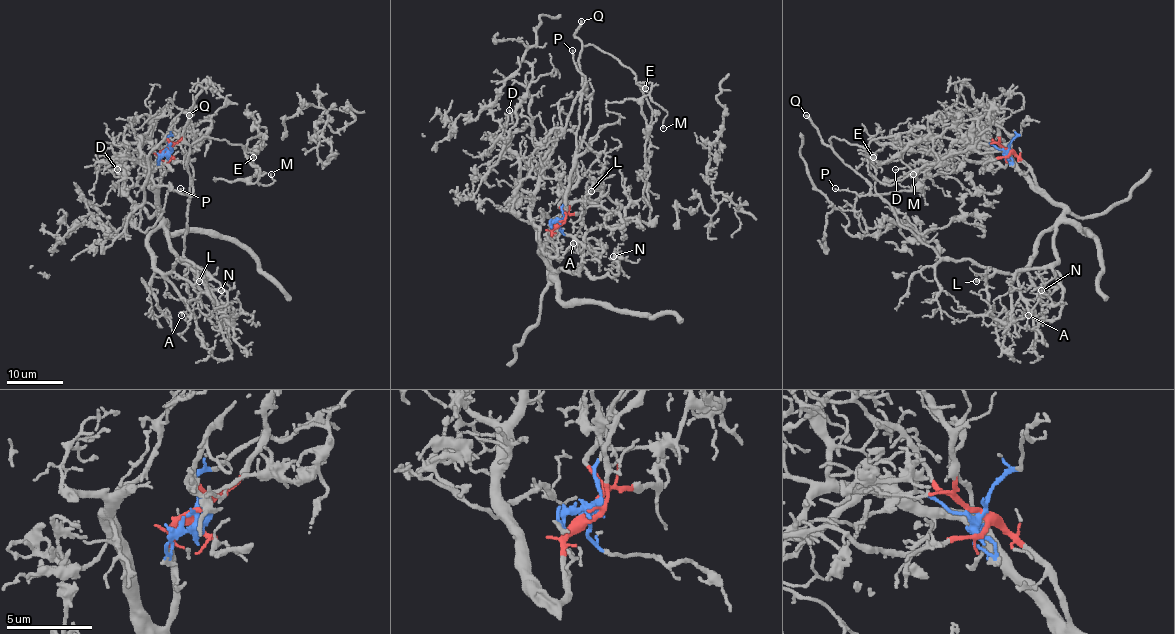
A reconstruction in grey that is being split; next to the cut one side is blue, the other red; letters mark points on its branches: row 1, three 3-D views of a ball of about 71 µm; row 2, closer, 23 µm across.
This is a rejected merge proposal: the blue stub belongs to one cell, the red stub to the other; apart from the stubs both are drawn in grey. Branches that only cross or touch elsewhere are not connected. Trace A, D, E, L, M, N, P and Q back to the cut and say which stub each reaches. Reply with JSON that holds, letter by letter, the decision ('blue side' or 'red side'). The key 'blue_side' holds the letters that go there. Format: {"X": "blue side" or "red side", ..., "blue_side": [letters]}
{"A": "red side", "D": "red side", "E": "blue side", "L": "red side", "M": "blue side", "N": "red side", "P": "blue side", "Q": "blue side", "blue_side": ["E", "M", "P", "Q"]}

